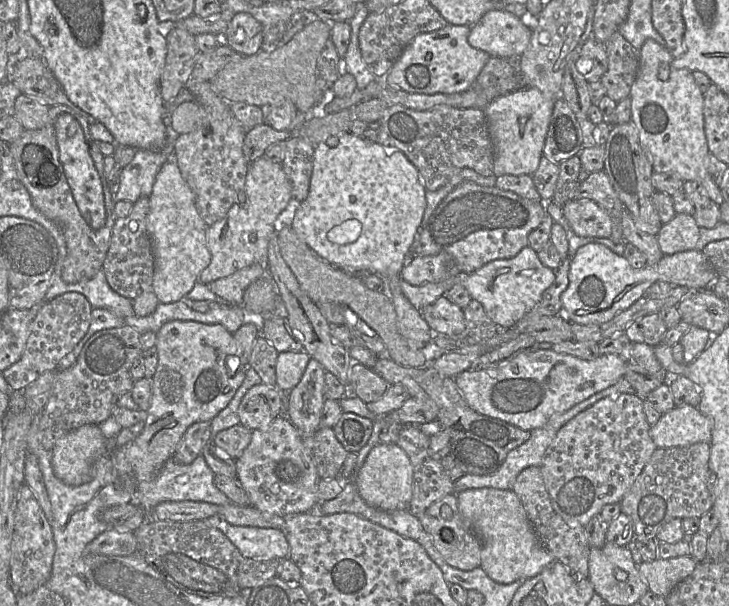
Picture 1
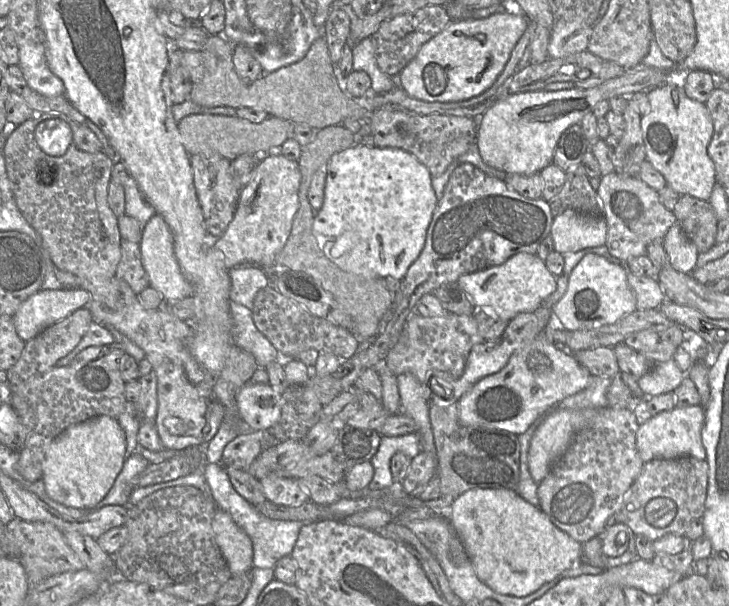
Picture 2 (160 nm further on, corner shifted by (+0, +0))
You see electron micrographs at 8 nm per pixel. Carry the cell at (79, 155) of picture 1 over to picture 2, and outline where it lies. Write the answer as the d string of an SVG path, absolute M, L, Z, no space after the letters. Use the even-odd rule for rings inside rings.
M59 117L42 121L35 130L35 139L41 150L49 156L63 156L73 141L70 125Z

